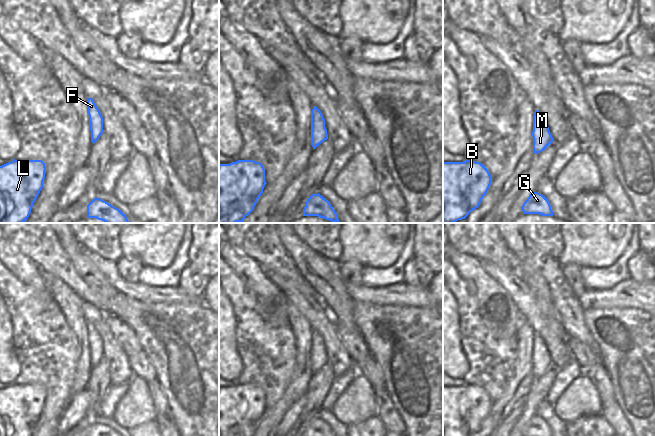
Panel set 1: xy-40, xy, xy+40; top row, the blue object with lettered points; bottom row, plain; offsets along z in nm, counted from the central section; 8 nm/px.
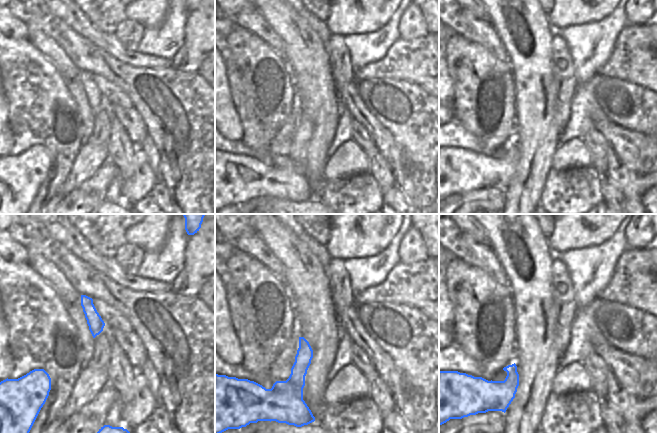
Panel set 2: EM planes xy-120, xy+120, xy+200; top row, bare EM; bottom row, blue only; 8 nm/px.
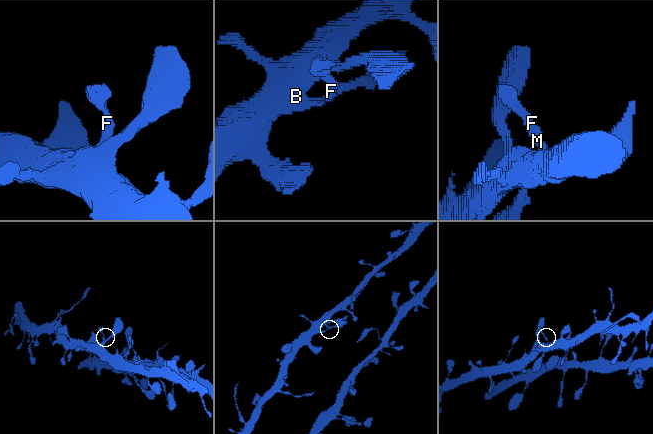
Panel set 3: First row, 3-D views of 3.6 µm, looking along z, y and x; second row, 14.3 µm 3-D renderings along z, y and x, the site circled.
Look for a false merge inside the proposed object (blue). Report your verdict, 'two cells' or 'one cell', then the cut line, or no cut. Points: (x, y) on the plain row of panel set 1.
one cell | no cut

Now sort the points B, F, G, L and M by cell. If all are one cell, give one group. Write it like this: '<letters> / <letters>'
B F G L M

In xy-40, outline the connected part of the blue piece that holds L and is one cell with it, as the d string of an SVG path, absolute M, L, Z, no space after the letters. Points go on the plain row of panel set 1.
M13 384L0 390L0 436L31 436L43 412L45 387L42 384Z

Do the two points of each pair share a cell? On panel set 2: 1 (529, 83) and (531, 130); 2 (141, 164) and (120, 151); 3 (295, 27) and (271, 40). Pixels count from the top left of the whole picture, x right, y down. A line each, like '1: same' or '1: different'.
1: same
2: different
3: different

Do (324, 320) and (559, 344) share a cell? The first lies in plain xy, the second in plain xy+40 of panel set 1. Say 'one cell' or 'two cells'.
one cell

